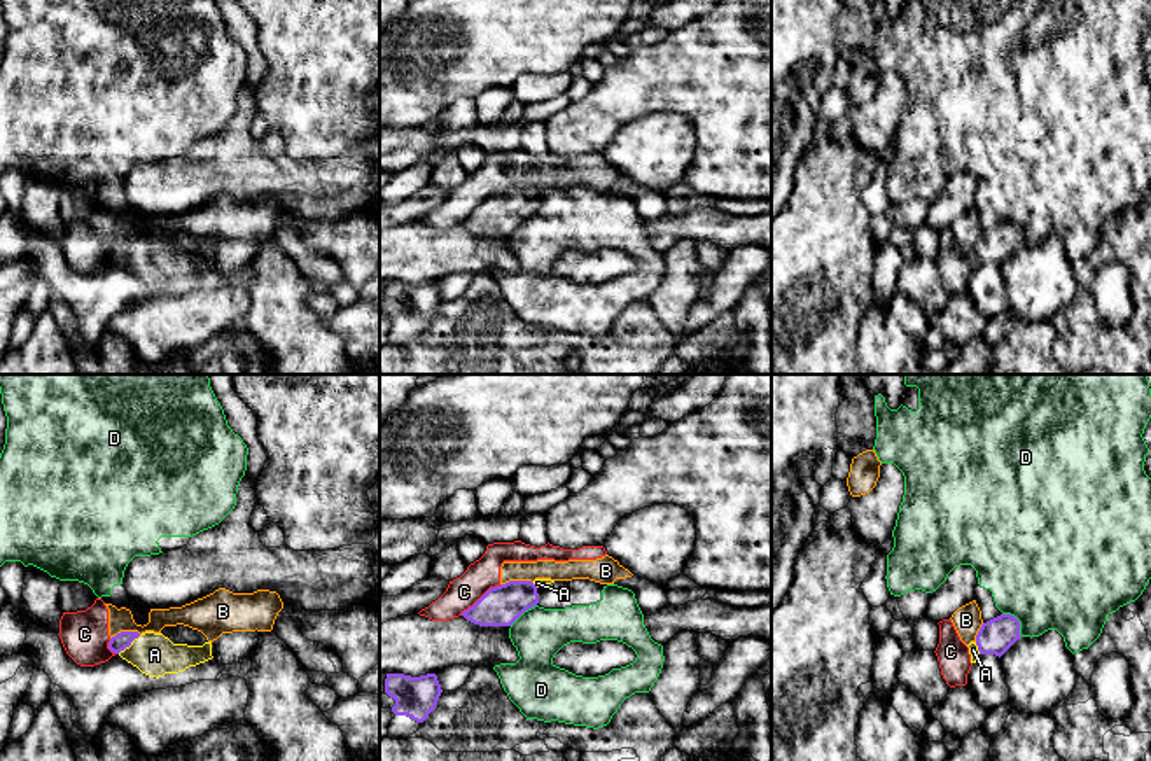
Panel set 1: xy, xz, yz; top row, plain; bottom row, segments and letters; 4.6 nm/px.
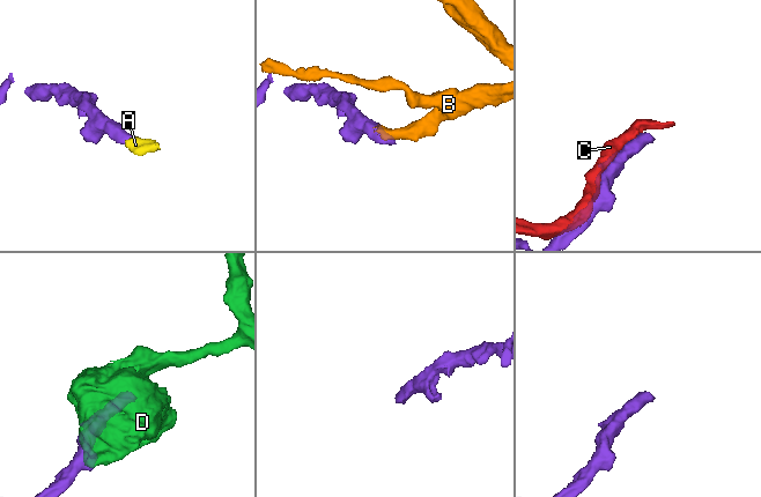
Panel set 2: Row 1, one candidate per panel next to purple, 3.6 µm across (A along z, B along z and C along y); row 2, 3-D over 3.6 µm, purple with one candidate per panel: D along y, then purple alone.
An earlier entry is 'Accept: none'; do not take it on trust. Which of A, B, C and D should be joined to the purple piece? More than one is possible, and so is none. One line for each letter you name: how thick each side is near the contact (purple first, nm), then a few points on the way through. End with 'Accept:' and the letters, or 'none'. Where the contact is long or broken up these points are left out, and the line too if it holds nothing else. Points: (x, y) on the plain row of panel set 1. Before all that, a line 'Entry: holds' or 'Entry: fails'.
Entry: fails
A: 80/200 nm | across xy (121, 249), (128, 254), (154, 263)
Accept: A

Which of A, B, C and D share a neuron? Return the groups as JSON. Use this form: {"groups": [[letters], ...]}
{"groups": [["A"], ["B", "C"], ["D"]]}

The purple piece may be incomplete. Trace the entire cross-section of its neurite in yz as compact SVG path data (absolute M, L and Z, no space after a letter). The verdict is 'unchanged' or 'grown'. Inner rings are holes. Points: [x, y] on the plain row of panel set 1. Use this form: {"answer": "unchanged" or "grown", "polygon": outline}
{"answer": "grown", "polygon": "M1001 222L981 233L976 248L971 250L971 271L981 262L1002 264L1020 247L1020 229L1011 222Z"}

